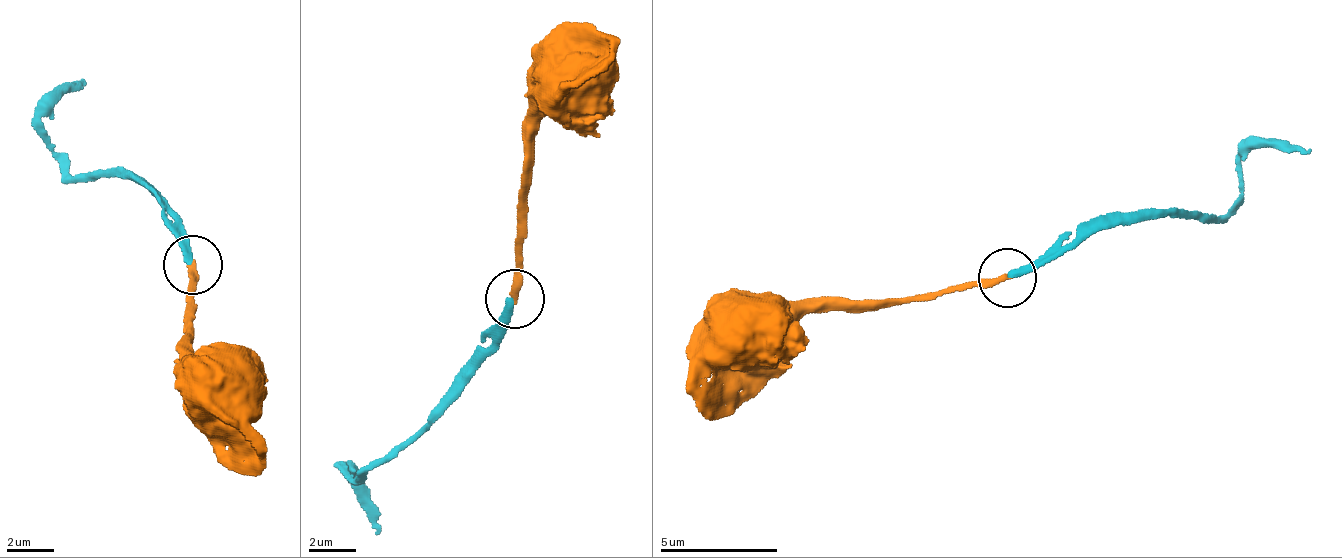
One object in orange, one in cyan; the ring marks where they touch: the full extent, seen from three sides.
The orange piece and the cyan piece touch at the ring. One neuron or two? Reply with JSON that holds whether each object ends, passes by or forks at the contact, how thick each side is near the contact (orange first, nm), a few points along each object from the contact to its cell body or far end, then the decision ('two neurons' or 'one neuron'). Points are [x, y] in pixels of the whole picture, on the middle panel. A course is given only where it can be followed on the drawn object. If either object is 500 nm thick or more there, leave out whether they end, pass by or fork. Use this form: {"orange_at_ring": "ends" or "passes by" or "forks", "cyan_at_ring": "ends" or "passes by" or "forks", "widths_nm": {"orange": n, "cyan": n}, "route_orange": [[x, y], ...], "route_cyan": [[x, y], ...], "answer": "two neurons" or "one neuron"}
{"orange_at_ring": "ends", "cyan_at_ring": "ends", "widths_nm": {"orange": 280, "cyan": 280}, "route_orange": [[513, 300], [527, 207], [527, 117], [575, 77]], "route_cyan": [[513, 300], [478, 371], [456, 396], [356, 478], [344, 467], [365, 495], [376, 534]], "answer": "one neuron"}

